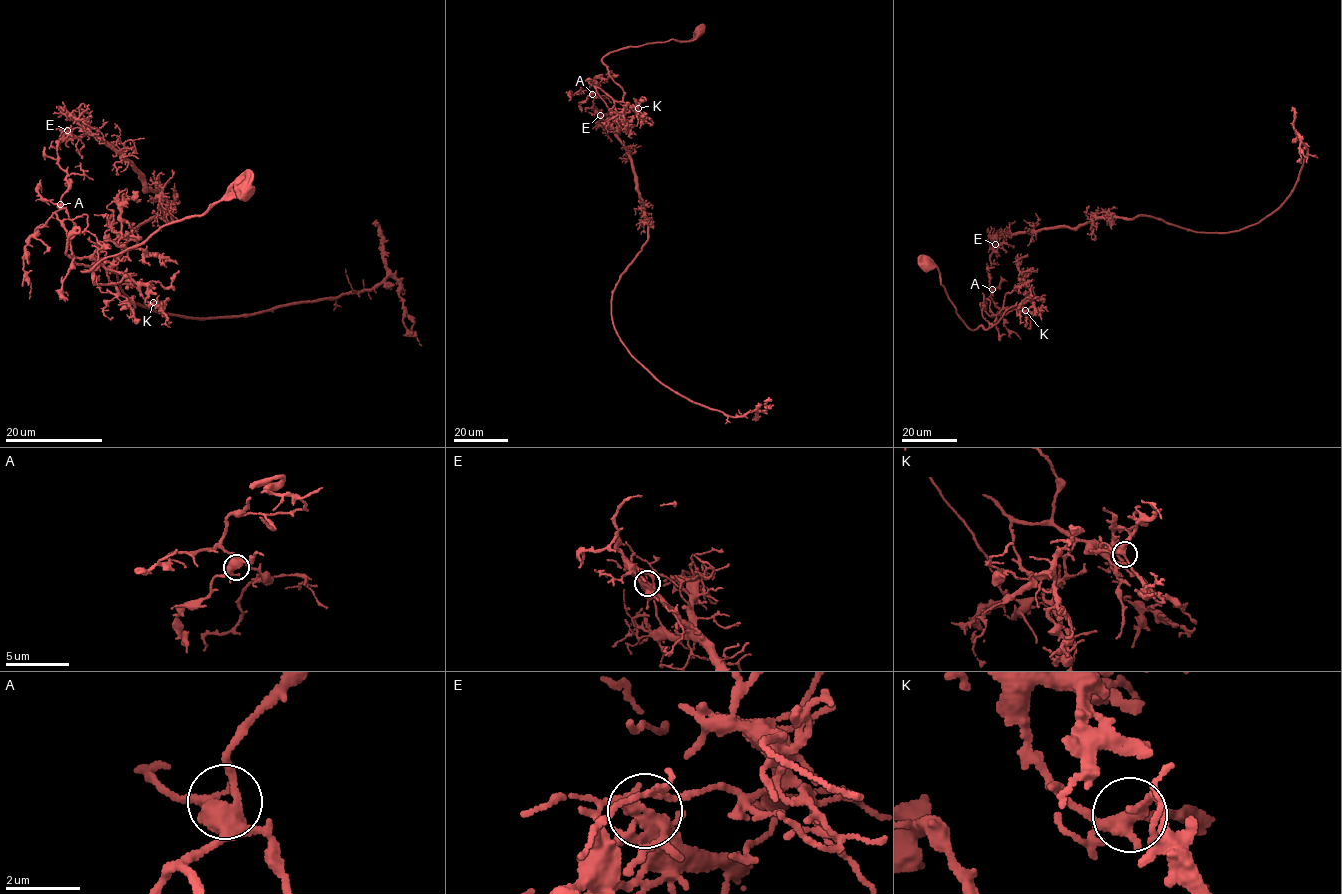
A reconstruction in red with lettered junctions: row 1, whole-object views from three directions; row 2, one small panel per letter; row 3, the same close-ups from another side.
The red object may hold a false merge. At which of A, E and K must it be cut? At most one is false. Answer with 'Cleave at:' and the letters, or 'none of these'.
Cleave at: E

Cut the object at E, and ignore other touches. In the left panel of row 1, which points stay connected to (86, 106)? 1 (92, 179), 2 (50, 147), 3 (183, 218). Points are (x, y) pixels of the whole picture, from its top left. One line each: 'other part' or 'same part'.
1: other part
2: same part
3: other part

